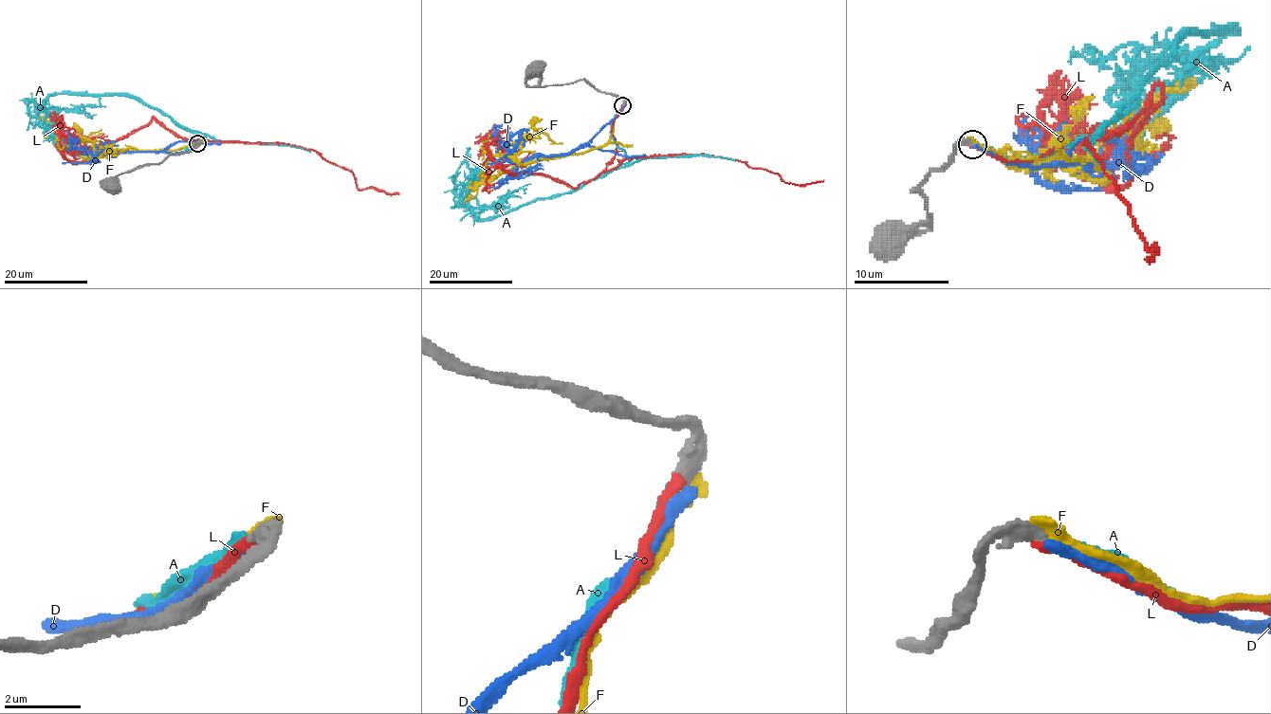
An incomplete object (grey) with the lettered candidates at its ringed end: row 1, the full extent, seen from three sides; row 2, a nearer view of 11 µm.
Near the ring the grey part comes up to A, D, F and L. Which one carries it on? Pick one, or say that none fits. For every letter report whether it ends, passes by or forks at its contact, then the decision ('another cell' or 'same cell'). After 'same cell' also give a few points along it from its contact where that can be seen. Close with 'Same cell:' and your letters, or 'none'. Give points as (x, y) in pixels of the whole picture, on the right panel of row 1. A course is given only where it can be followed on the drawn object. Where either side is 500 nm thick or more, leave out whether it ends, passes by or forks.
A: it ends; same cell; course (972, 142), (1008, 158), (1090, 137), (1188, 32), (1233, 30), (1197, 59), (1202, 68), (1164, 59), (1175, 37)
D: it ends; another cell
F: it ends; another cell
L: it ends; another cell
Same cell: A

